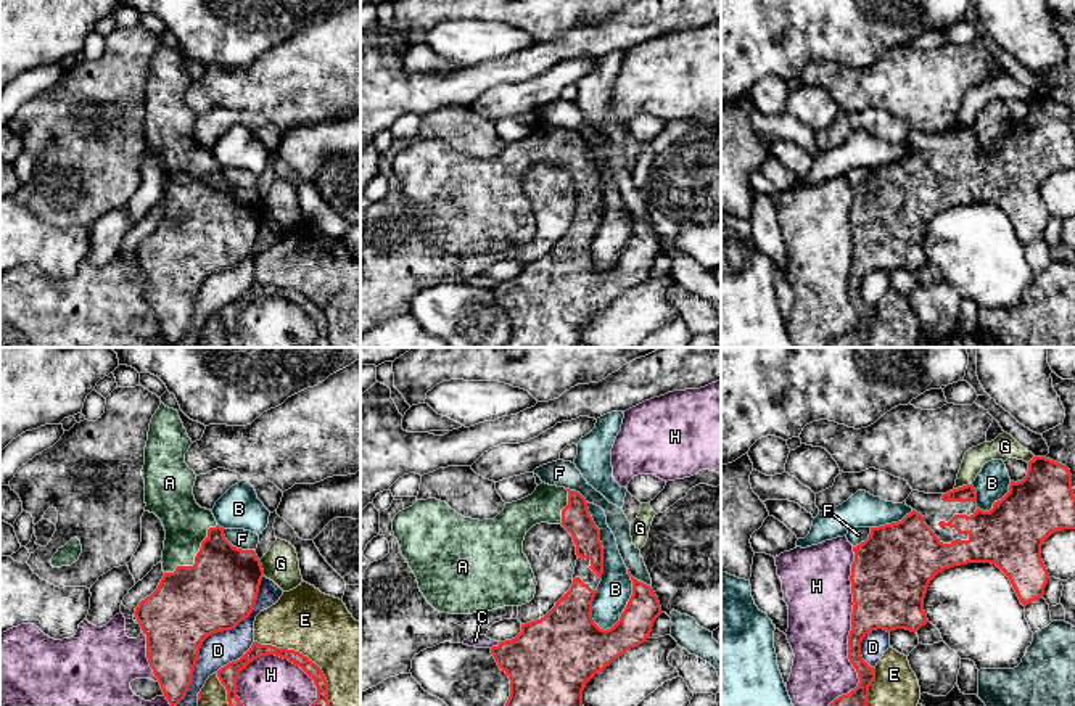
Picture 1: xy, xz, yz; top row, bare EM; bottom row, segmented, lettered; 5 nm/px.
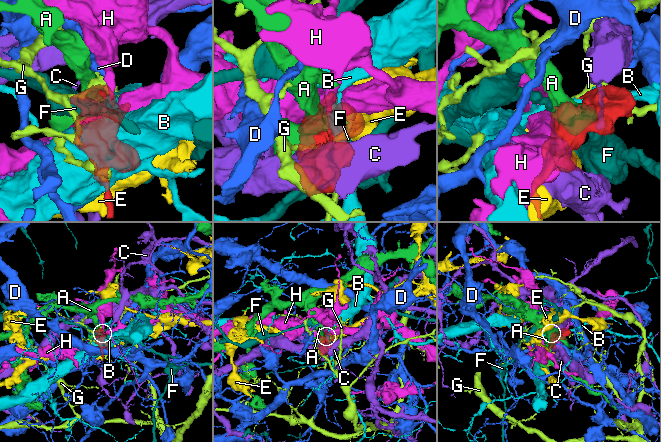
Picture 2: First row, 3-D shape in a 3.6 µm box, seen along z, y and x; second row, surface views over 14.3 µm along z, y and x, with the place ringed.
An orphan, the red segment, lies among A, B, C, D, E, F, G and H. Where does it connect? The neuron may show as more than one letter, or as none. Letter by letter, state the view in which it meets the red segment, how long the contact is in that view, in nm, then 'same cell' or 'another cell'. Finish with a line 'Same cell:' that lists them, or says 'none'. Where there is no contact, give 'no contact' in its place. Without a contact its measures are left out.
A: xy | 360 nm | same cell
B: xz | 340 nm | another cell
C: xz | 60 nm | another cell
D: xy | 800 nm | another cell
E: xy | 500 nm | another cell
F: xy | 190 nm | another cell
G: yz | 90 nm | another cell
H: yz | 800 nm | another cell
Same cell: A

